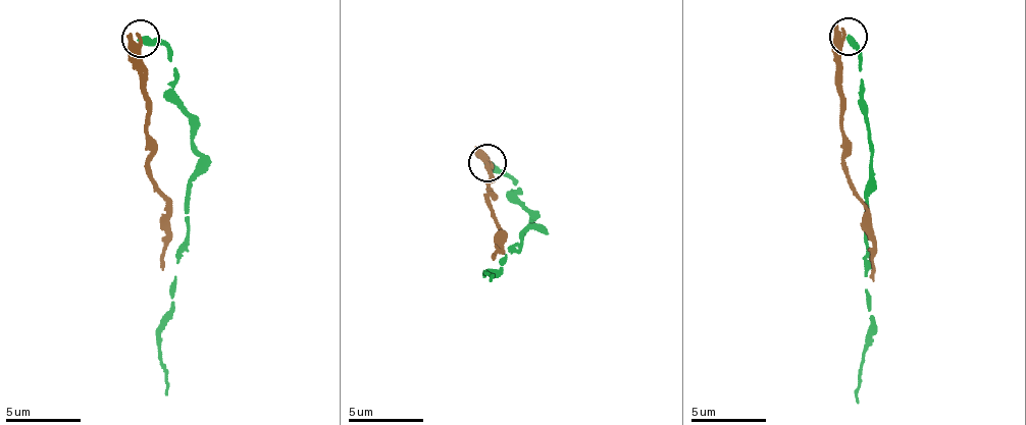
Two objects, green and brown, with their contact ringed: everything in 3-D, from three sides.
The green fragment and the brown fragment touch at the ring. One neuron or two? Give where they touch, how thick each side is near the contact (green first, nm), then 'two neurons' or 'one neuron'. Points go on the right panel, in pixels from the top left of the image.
place (849, 36); calibres 440 and 280 nm; two neurons

